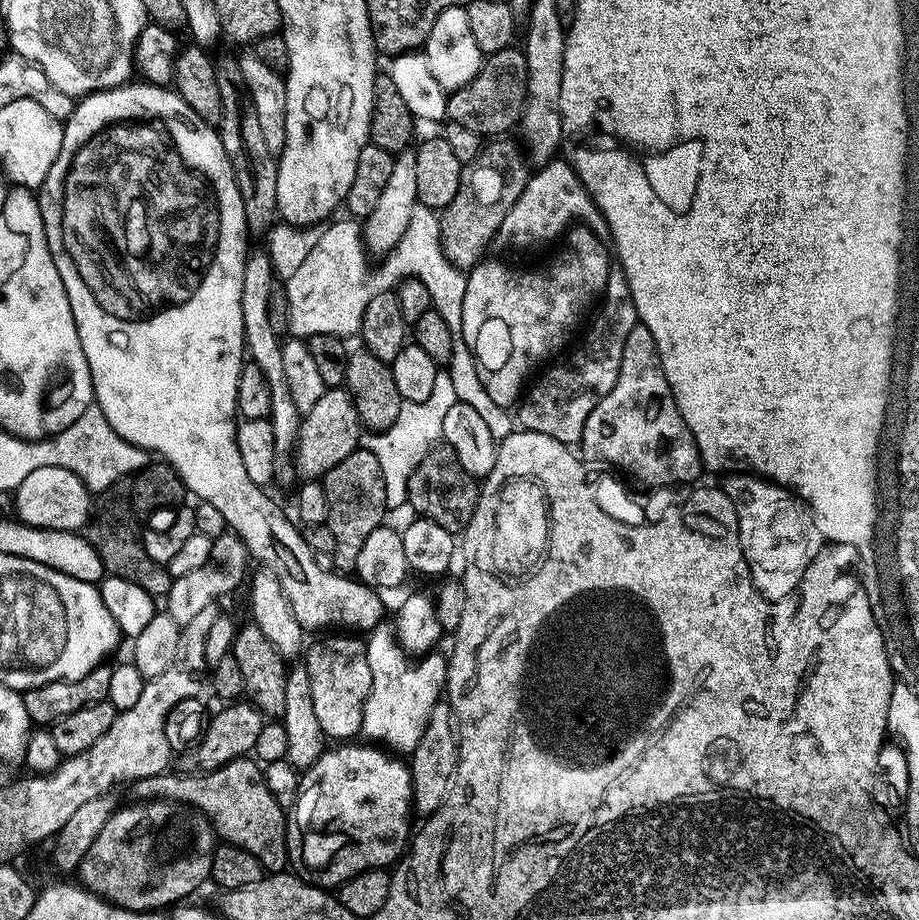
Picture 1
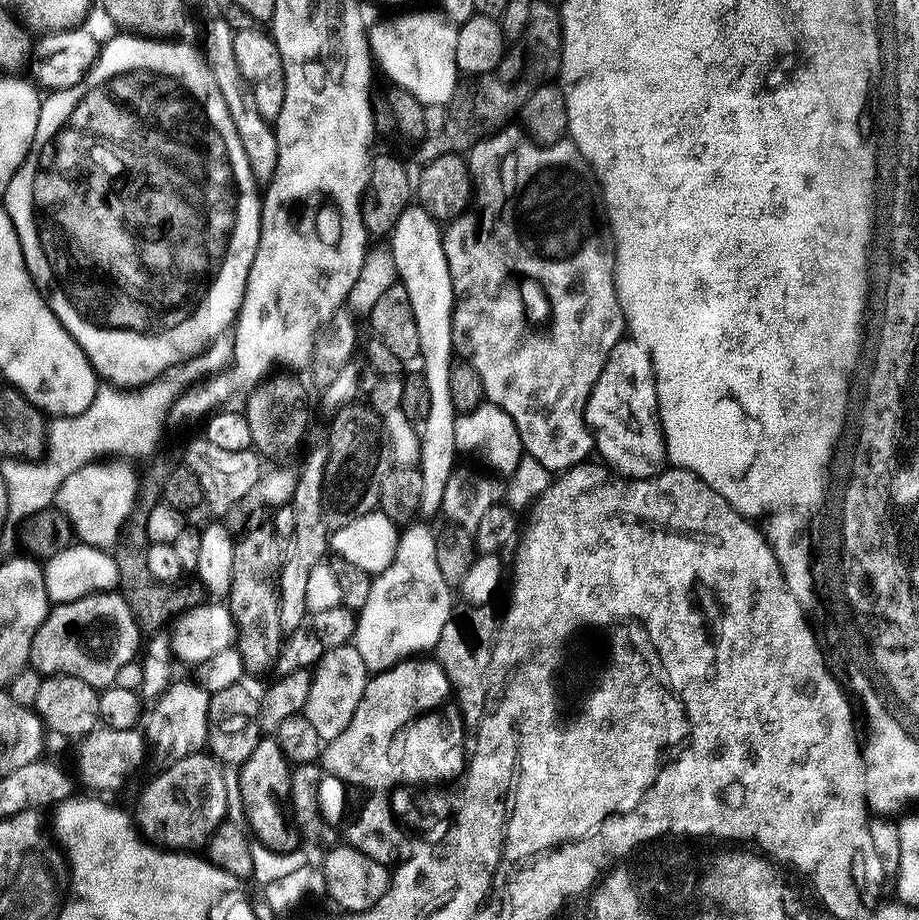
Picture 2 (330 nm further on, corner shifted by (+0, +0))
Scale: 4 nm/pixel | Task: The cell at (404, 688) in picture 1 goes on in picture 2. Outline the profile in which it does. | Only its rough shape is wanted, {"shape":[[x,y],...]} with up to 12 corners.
{"shape":[[408,526],[358,609],[369,673],[435,649],[453,619],[436,536]]}

